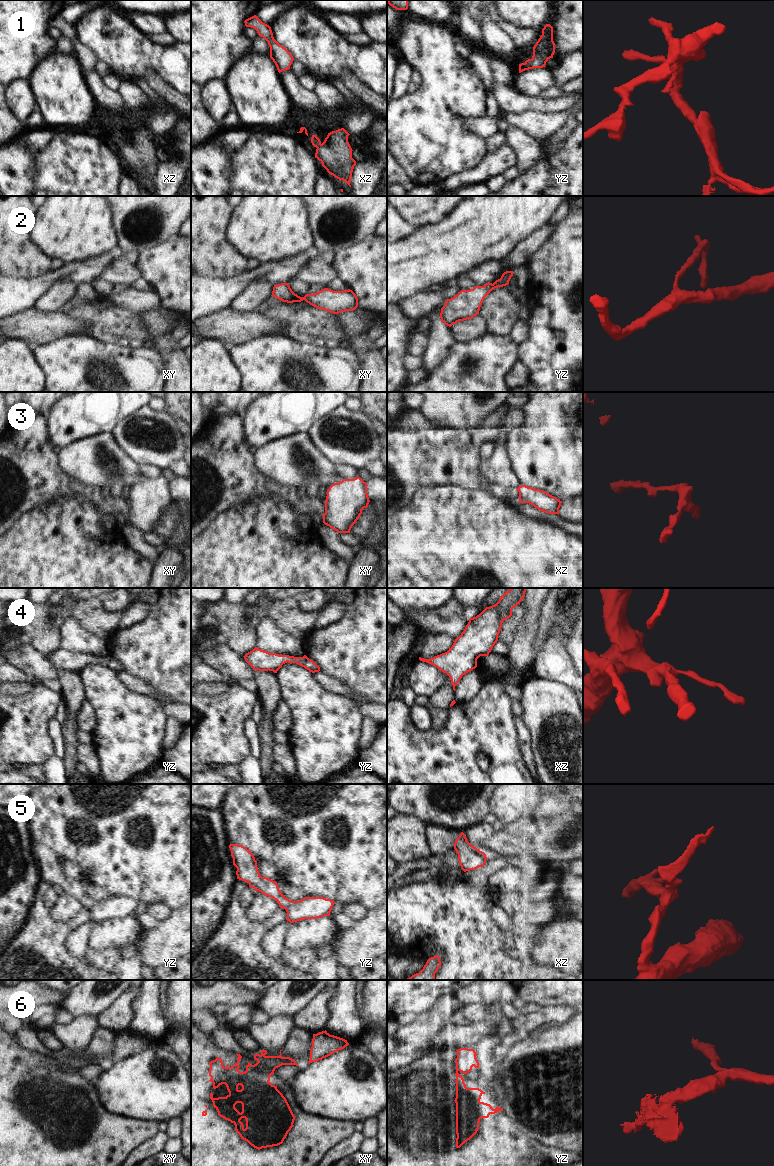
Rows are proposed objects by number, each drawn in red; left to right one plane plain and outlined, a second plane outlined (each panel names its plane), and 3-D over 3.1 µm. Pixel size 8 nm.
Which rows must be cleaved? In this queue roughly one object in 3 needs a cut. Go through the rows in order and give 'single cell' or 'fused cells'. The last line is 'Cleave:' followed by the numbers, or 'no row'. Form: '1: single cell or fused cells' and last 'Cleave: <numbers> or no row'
1: single cell
2: single cell
3: single cell
4: single cell
5: single cell
6: fused cells
Cleave: 6

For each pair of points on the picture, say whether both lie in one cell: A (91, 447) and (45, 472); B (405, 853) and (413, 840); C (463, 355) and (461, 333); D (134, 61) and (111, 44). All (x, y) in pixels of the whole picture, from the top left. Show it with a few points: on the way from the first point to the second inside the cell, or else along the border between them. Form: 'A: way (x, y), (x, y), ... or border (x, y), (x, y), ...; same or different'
A: border (58, 454), (60, 467), (77, 480); different
B: way (405, 850), (410, 843); same
C: border (484, 334), (467, 342), (455, 343); different
D: way (128, 55), (117, 44); same

